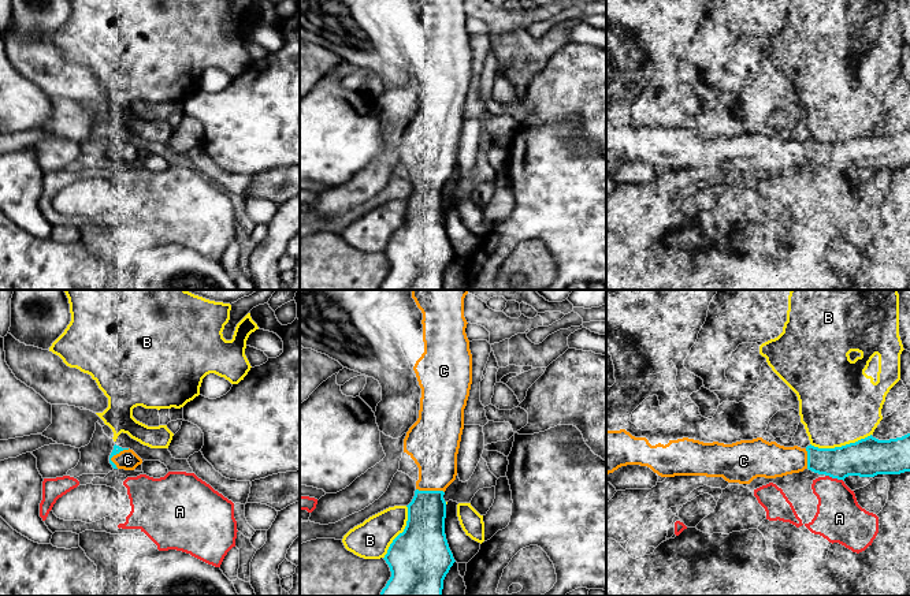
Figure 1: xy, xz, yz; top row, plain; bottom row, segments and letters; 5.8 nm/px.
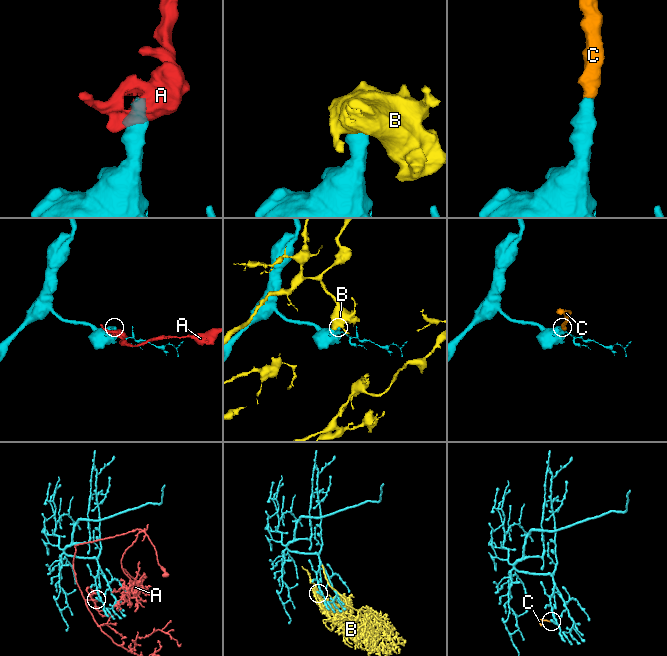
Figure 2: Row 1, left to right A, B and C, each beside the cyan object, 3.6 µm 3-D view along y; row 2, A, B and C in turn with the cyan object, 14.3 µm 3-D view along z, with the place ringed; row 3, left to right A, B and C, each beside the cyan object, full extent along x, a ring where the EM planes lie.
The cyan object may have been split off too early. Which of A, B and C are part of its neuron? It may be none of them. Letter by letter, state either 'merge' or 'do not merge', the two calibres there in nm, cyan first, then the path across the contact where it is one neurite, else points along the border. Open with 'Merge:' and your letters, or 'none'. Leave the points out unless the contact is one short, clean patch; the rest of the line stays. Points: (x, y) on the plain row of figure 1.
Merge: C
A: do not merge | 220/280 nm
B: do not merge | 220/480 nm
C: merge | 50/120 nm

